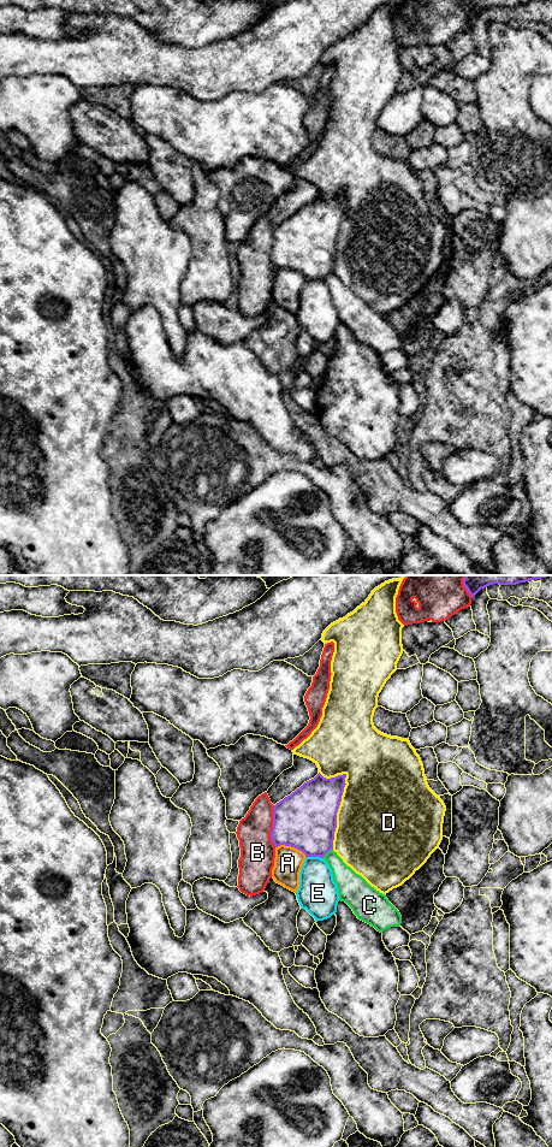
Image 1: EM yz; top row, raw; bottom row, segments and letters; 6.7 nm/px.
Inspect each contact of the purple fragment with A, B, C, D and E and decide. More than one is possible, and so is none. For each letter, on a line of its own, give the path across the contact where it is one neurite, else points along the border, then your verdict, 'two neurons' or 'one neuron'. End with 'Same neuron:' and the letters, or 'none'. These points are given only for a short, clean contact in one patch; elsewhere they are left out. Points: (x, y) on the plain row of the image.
A: one neuron
B: two neurons
C: two neurons
D: two neurons
E: two neurons
Same neuron: A

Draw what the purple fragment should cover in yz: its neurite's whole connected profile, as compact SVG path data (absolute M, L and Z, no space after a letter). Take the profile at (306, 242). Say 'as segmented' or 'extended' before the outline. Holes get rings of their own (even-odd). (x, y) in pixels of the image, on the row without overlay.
extended; M319 195L274 227L271 261L275 268L272 300L277 306L296 315L304 282L324 280L333 272L345 200L326 201Z

